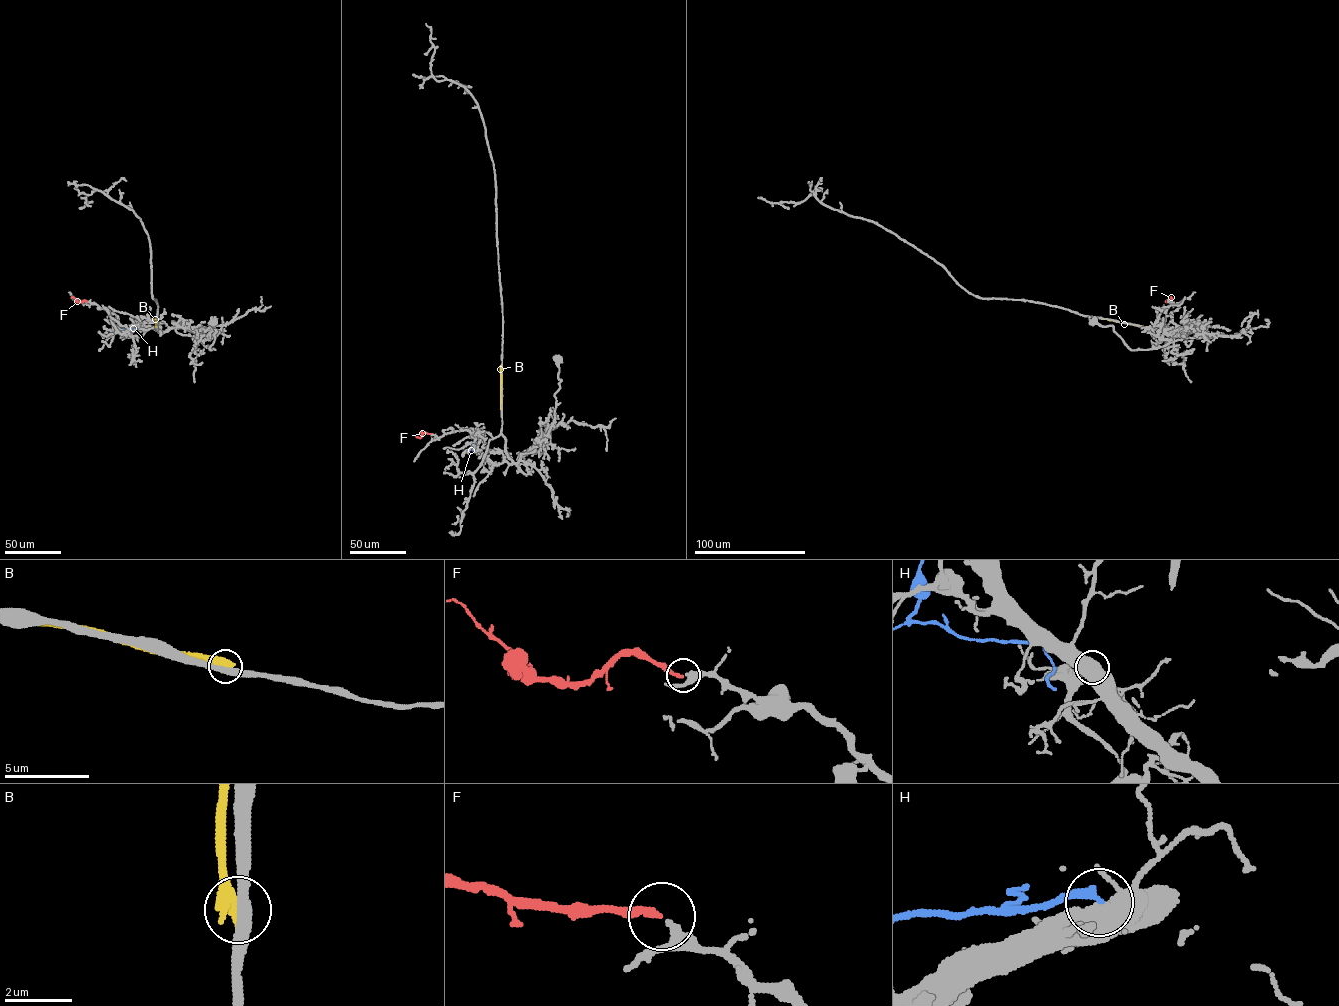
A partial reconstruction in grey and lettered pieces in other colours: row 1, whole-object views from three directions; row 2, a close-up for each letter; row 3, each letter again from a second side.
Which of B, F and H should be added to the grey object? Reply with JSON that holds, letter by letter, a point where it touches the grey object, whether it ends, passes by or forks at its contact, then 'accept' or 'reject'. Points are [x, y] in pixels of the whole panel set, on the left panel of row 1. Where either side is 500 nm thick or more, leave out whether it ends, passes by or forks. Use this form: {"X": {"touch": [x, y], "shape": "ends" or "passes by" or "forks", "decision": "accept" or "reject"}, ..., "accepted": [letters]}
{"B": {"touch": [156, 327], "decision": "reject"}, "F": {"touch": [87, 301], "shape": "ends", "decision": "accept"}, "H": {"touch": [137, 328], "decision": "reject"}, "accepted": ["F"]}

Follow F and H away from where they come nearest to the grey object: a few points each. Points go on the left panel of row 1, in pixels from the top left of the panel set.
F: (87, 301), (71, 297)
H: (137, 328), (125, 330), (127, 335)

